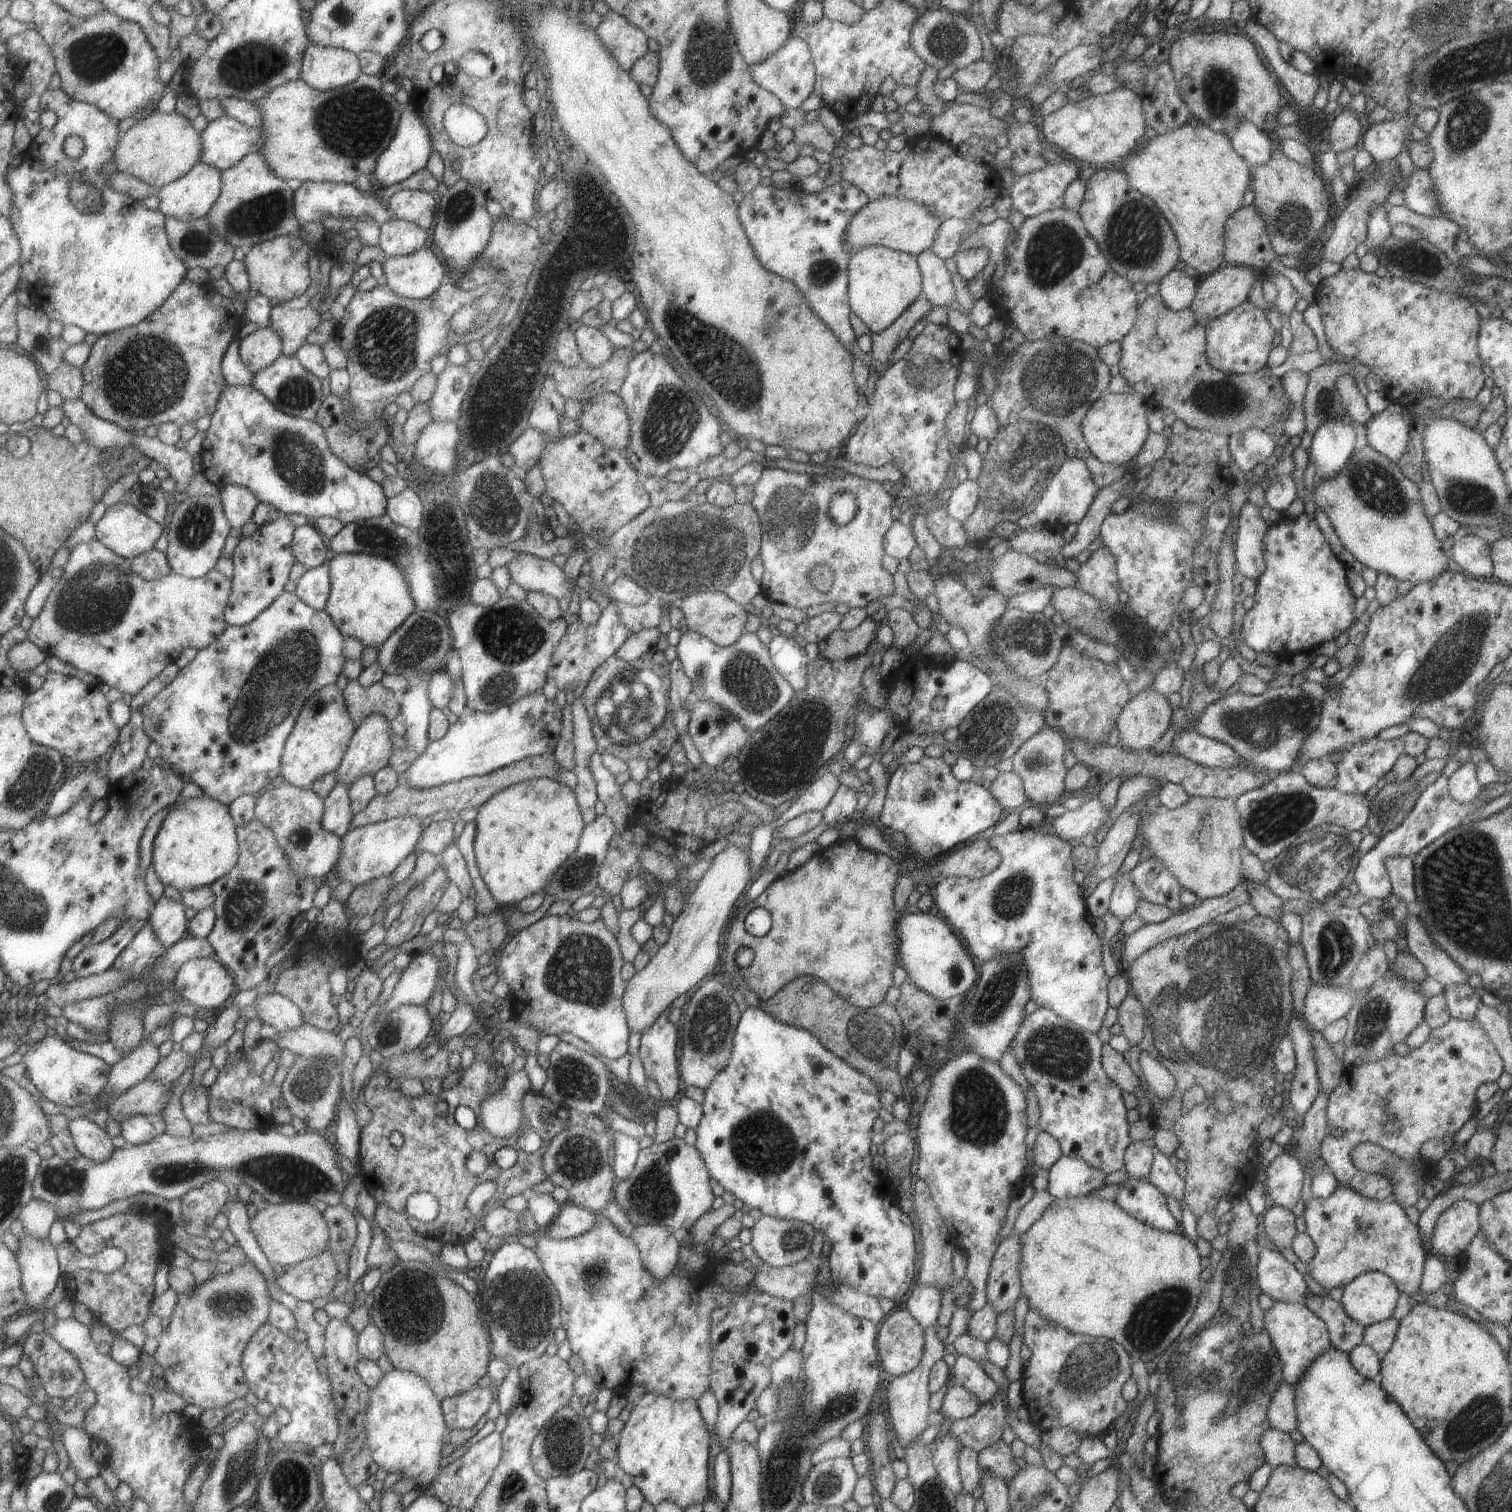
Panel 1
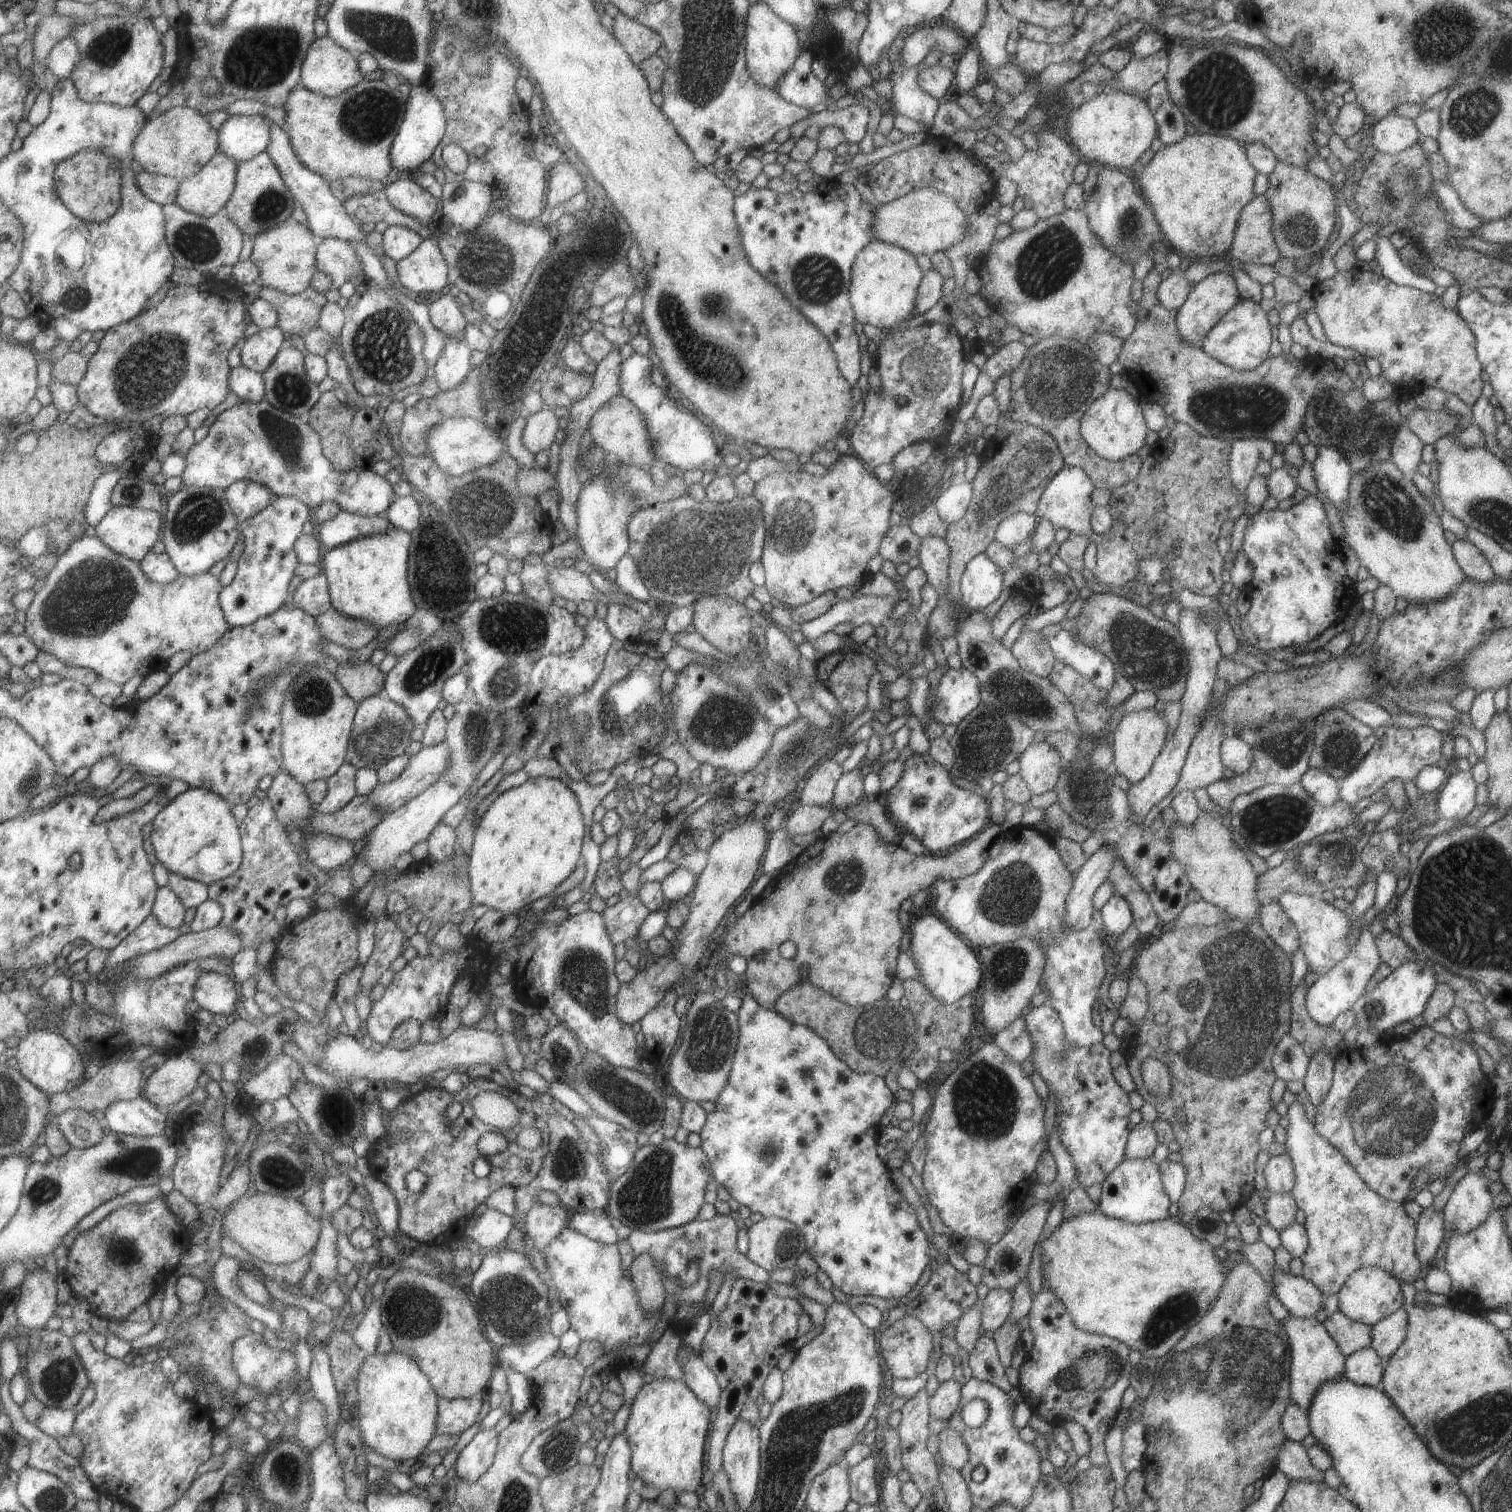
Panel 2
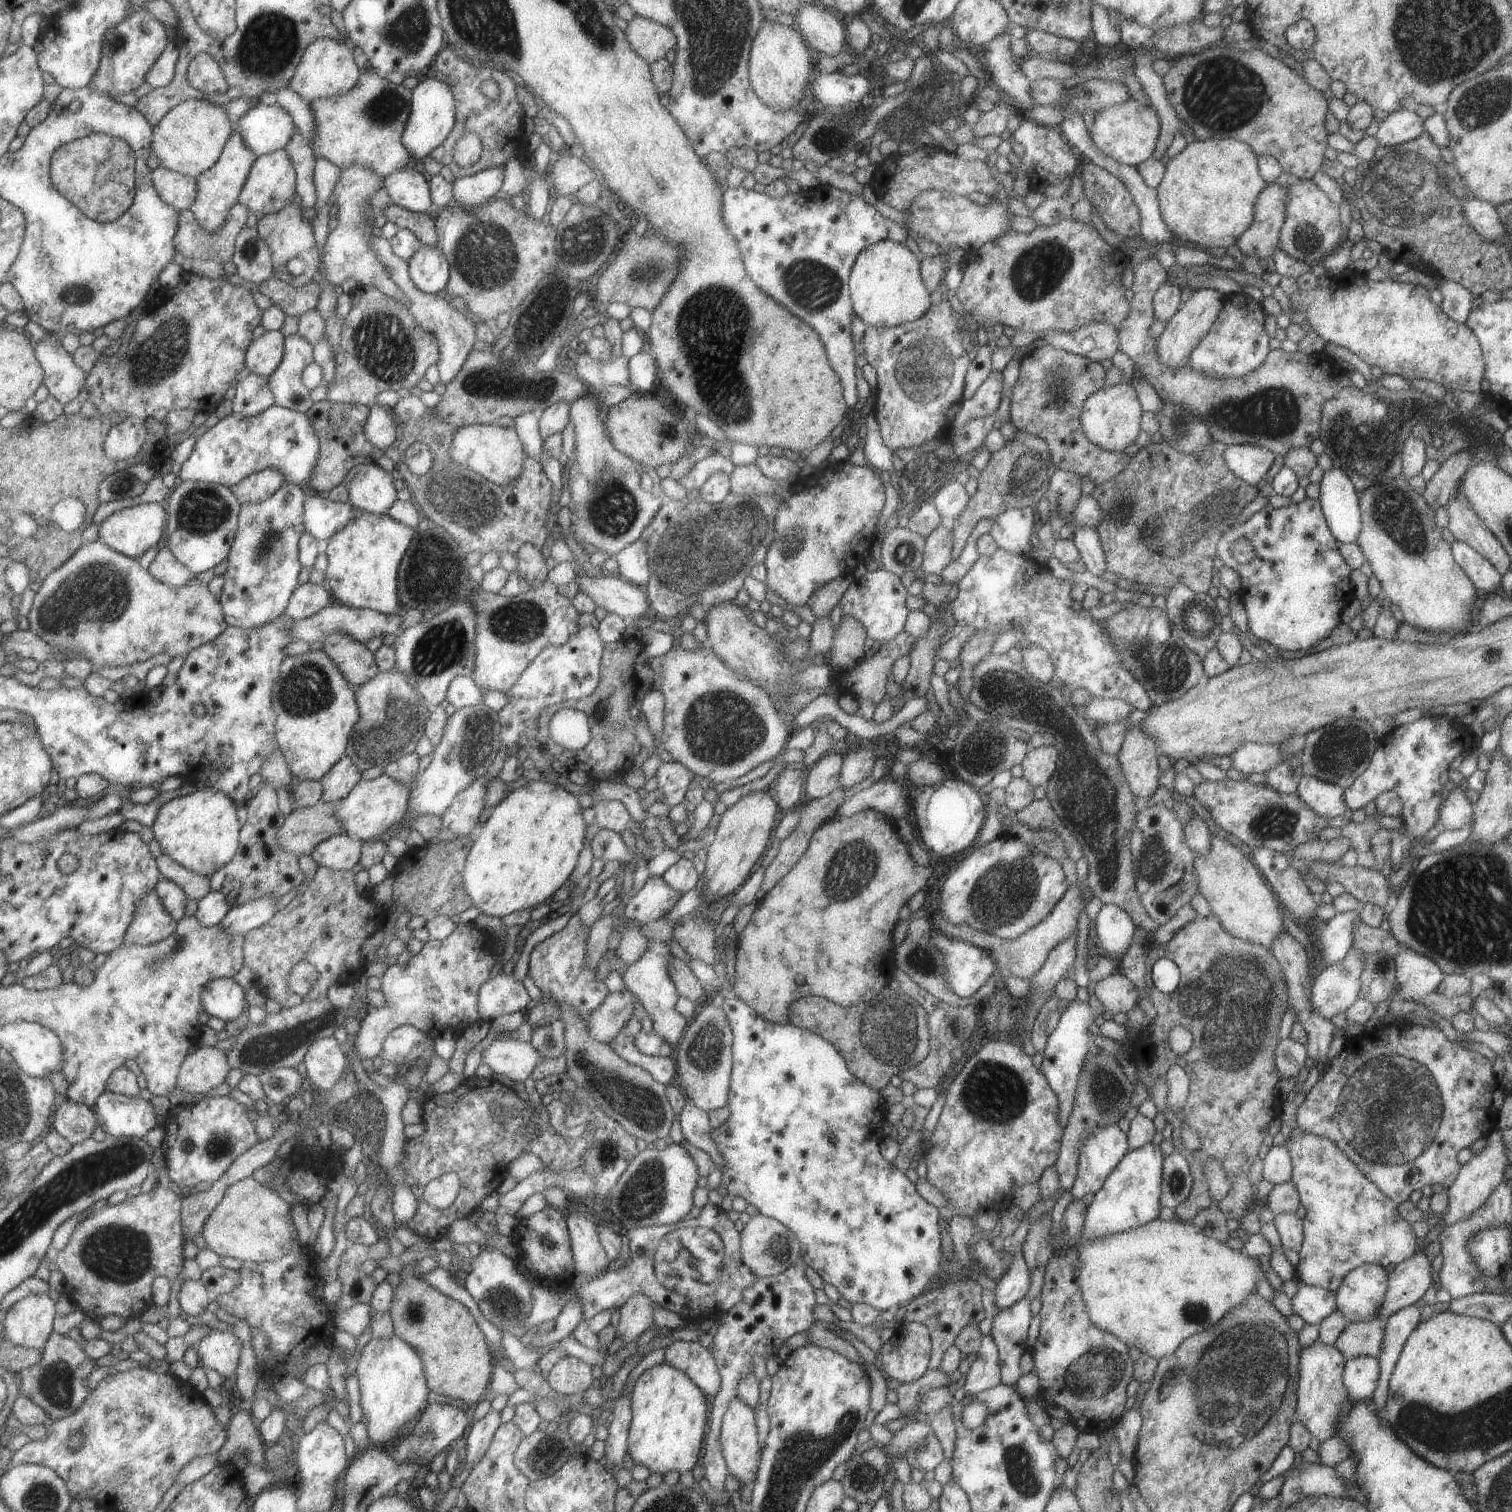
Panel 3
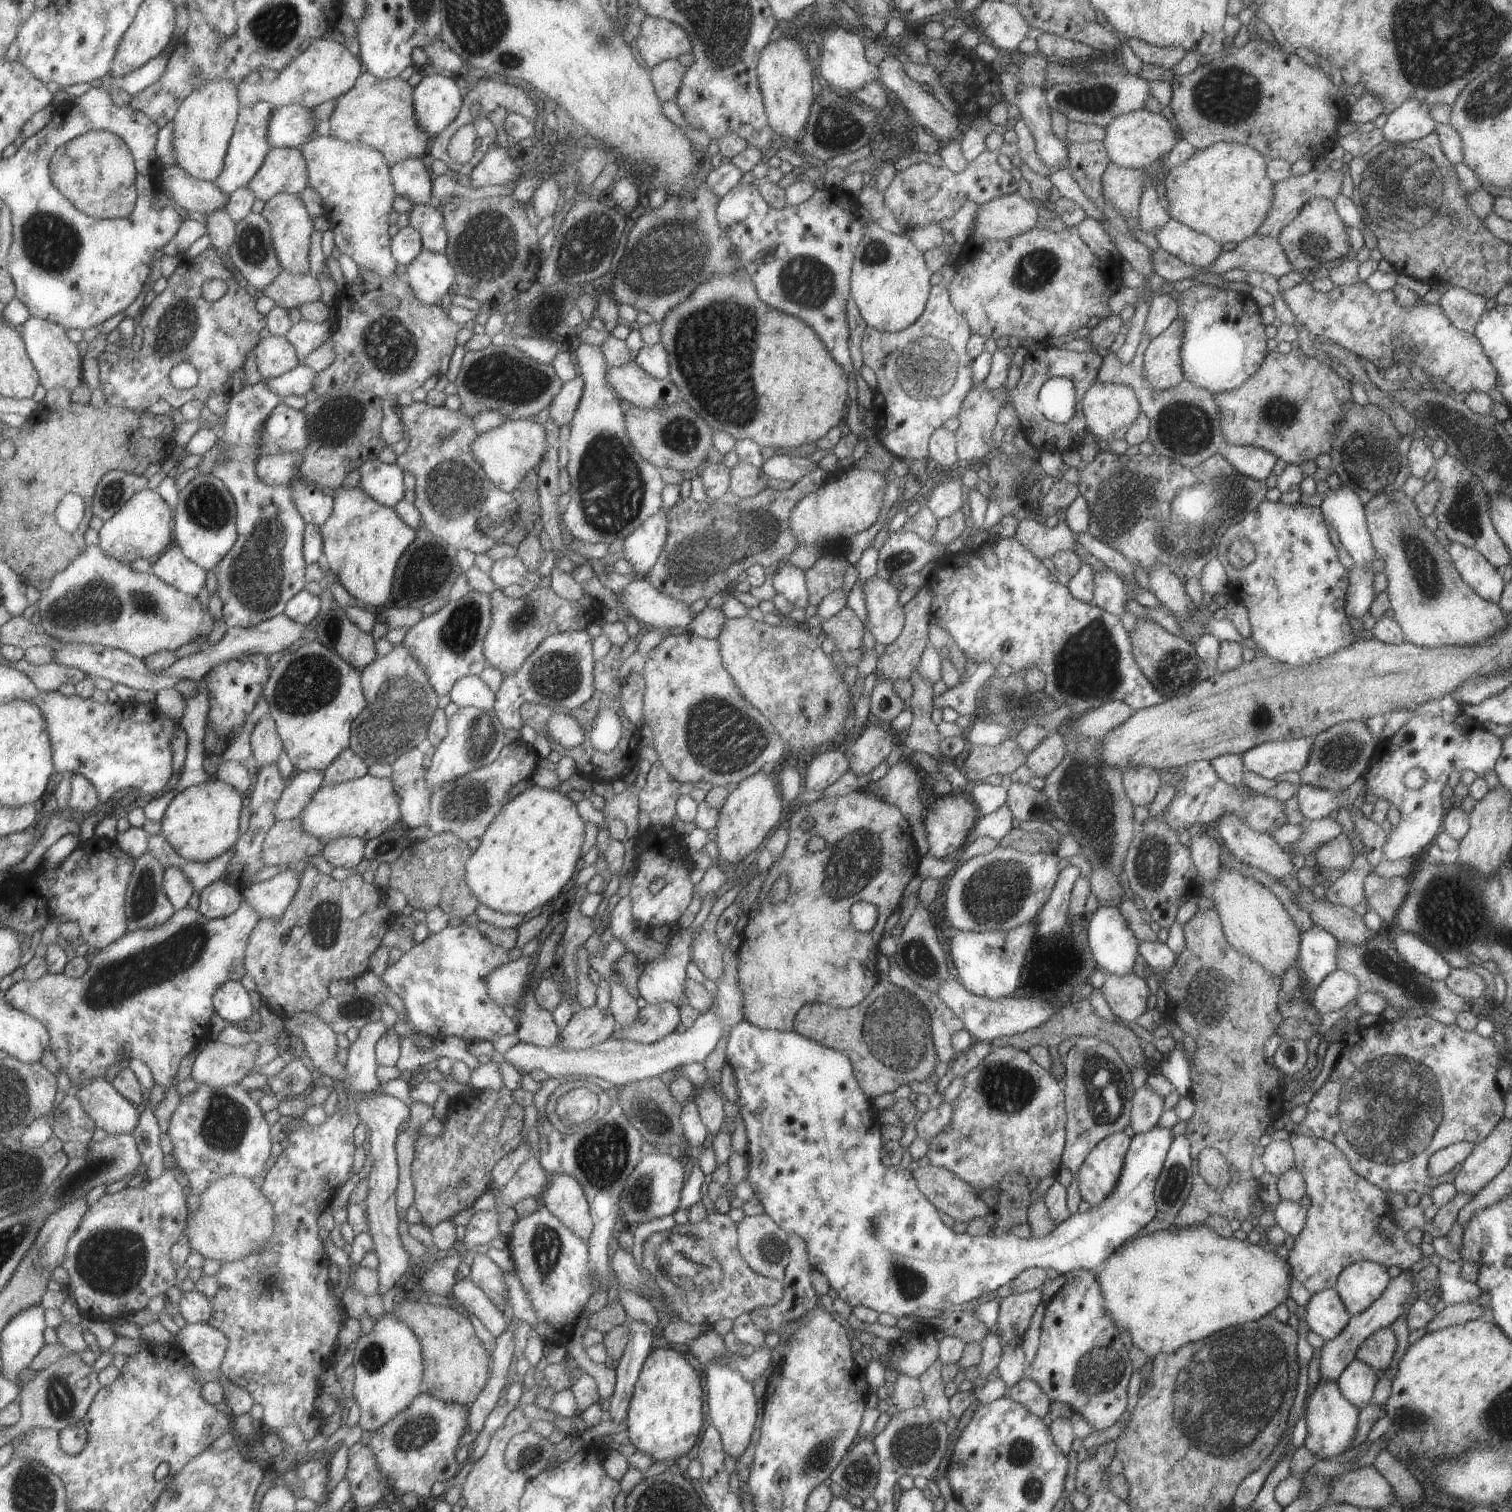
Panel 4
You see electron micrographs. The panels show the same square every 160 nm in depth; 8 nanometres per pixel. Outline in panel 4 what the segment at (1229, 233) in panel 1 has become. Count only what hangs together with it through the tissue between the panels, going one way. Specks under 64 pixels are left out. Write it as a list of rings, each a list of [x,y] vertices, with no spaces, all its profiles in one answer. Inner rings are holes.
[[[1312,168],[1307,174],[1289,175],[1286,179],[1275,181],[1272,184],[1272,199],[1270,200],[1269,210],[1255,231],[1255,235],[1258,237],[1270,236],[1277,238],[1281,229],[1295,218],[1301,206],[1309,201],[1310,198],[1325,197],[1332,201],[1340,193],[1339,188],[1342,178],[1343,175],[1340,170],[1327,169],[1325,172],[1320,172]]]

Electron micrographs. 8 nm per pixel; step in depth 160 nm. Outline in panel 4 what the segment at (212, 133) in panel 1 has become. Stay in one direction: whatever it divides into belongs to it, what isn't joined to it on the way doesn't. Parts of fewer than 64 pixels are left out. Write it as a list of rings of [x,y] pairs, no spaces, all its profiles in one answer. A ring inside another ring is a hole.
[[[293,103],[275,107],[270,120],[269,140],[273,147],[301,148],[318,128],[313,106]]]

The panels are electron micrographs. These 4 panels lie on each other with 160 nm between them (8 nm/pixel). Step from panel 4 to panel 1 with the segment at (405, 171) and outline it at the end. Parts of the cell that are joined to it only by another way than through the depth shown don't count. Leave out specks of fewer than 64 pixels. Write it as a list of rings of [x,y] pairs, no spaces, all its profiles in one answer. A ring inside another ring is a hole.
[[[413,189],[400,190],[392,194],[387,203],[395,217],[418,224],[427,230],[435,224],[439,199],[434,193]]]

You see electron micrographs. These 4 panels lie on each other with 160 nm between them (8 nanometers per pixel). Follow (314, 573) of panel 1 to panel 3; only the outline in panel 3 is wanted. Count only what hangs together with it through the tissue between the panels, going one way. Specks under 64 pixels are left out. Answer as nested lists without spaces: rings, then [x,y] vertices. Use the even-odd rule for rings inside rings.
[[[307,583],[301,585],[291,597],[285,614],[293,620],[306,619],[323,610],[334,601],[327,584]]]

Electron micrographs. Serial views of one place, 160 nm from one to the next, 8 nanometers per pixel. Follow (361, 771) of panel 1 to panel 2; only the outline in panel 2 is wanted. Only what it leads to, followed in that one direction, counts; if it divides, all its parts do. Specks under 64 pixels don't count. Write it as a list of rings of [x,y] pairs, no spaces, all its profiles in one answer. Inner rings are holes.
[[[386,695],[366,698],[359,704],[354,732],[346,762],[359,769],[375,769],[376,771],[387,762],[404,755],[411,744],[414,720],[407,714],[406,708],[391,700]]]

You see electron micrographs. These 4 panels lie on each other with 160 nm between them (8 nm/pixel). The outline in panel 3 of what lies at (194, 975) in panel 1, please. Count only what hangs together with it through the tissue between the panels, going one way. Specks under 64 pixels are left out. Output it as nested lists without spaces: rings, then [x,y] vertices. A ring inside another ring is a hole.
[[[233,977],[211,981],[202,994],[204,1010],[223,1021],[235,1020],[249,1005],[246,990]]]

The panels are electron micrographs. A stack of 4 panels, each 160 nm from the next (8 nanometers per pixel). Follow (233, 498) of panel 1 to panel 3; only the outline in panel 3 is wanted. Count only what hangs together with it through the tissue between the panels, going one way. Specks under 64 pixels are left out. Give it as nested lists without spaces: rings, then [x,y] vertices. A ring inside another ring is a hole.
[[[265,469],[264,471],[253,473],[245,477],[239,484],[232,487],[240,503],[245,501],[258,503],[271,494],[275,494],[283,484],[285,484],[286,475],[282,471],[275,469]]]

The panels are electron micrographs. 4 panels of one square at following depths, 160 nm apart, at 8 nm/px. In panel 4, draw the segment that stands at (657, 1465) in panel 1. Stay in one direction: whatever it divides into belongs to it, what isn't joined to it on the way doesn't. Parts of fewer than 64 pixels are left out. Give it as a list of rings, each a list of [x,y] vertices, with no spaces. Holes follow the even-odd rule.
[[[671,1348],[652,1349],[643,1361],[625,1417],[627,1438],[635,1450],[648,1454],[653,1462],[676,1461],[687,1454],[699,1440],[703,1424],[699,1375],[683,1354]]]

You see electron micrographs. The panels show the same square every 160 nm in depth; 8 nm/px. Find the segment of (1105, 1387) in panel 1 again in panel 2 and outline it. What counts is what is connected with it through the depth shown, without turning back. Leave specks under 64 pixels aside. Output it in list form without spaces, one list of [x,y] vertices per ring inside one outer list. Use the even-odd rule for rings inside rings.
[[[1046,1287],[1032,1296],[1029,1312],[1027,1313],[1028,1328],[1033,1335],[1033,1344],[1028,1356],[1019,1365],[1017,1387],[1023,1399],[1028,1403],[1031,1415],[1044,1418],[1050,1425],[1055,1426],[1065,1421],[1080,1424],[1088,1434],[1090,1452],[1088,1460],[1091,1466],[1108,1466],[1104,1449],[1104,1436],[1114,1426],[1114,1420],[1120,1411],[1119,1400],[1123,1391],[1130,1386],[1129,1377],[1132,1365],[1129,1363],[1130,1348],[1108,1337],[1079,1330],[1071,1320],[1061,1301]]]

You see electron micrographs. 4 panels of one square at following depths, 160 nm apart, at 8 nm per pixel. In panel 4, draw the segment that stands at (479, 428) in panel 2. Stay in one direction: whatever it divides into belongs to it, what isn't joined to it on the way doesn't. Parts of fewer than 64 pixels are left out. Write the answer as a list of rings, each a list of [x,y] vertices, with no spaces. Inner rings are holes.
[[[507,419],[502,425],[479,433],[471,445],[474,457],[483,466],[489,478],[501,490],[512,493],[529,474],[529,470],[537,470],[537,464],[545,454],[545,428],[534,419]]]

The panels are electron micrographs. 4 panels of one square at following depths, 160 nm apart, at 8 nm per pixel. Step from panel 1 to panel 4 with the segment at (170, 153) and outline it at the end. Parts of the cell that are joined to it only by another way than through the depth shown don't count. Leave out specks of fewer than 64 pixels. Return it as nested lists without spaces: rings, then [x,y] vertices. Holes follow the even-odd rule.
[[[233,81],[207,83],[187,97],[175,115],[174,155],[191,176],[214,182],[226,168],[226,156],[234,137],[242,104]]]

